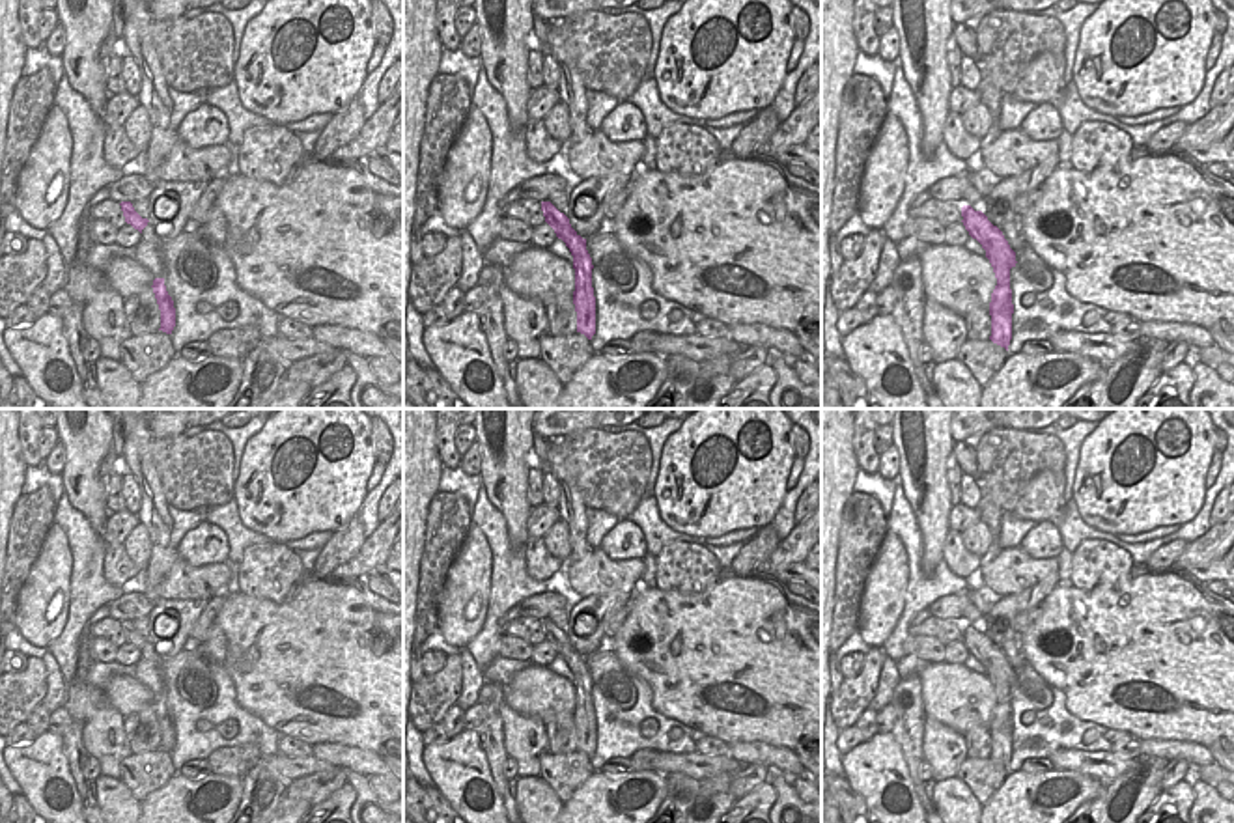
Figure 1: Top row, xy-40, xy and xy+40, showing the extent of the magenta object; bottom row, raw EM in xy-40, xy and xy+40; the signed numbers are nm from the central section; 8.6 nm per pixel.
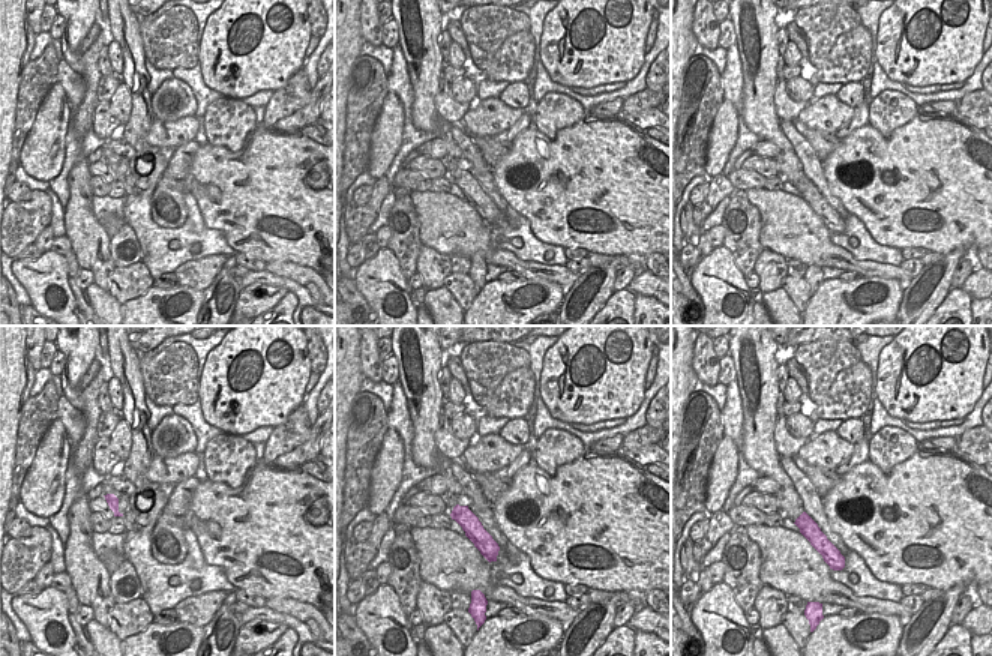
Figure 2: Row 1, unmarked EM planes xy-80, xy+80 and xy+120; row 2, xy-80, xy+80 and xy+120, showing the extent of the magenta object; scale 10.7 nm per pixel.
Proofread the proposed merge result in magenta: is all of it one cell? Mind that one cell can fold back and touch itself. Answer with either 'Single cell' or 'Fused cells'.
Fused cells

